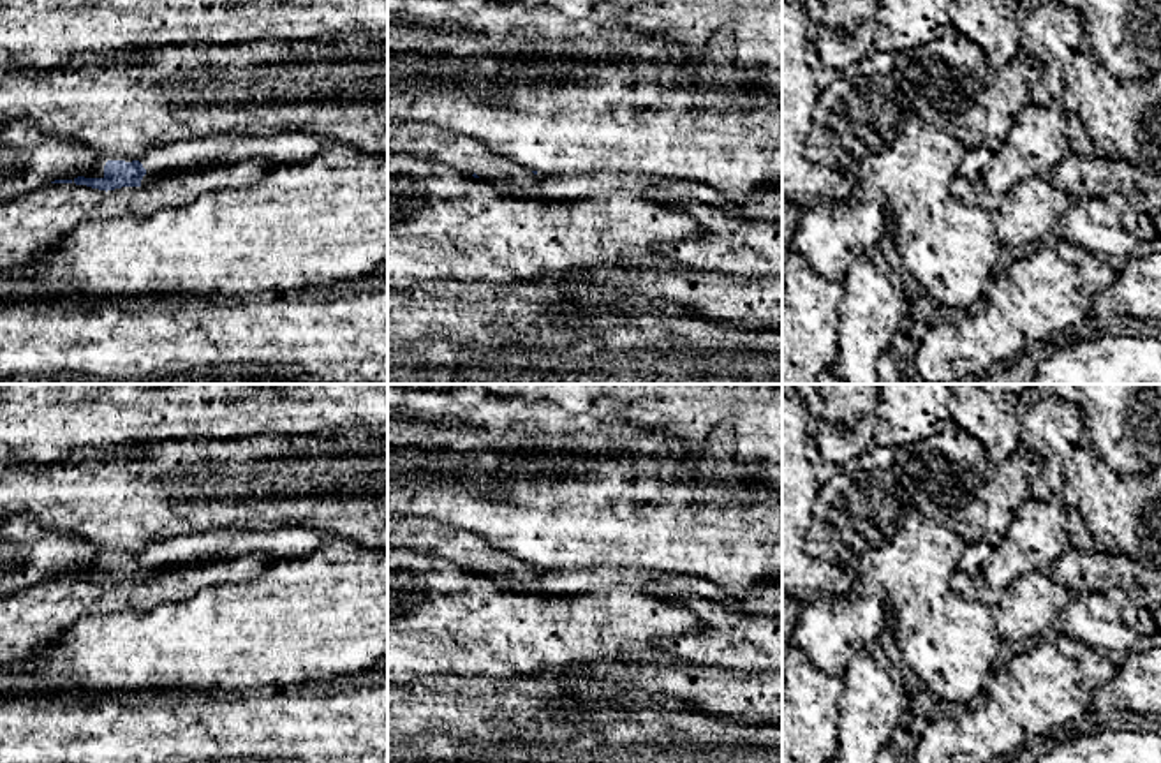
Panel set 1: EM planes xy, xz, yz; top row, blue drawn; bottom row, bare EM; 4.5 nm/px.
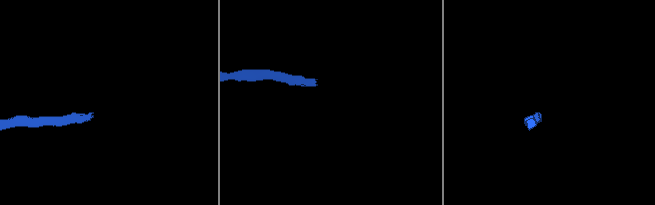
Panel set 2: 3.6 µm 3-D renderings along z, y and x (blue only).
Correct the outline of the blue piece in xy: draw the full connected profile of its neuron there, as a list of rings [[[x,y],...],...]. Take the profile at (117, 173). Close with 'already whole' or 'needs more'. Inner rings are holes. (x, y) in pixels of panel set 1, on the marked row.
[[[285,130],[275,136],[215,134],[150,148],[137,160],[107,160],[93,178],[78,176],[76,185],[99,190],[146,187],[166,173],[210,166],[233,166],[252,157],[275,160],[307,160],[324,144],[324,137],[305,130]]] | needs more

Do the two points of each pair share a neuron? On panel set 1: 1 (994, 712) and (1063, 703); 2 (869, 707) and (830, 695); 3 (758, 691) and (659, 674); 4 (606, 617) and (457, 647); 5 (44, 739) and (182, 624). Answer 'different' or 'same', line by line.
1: same
2: different
3: same
4: same
5: different

